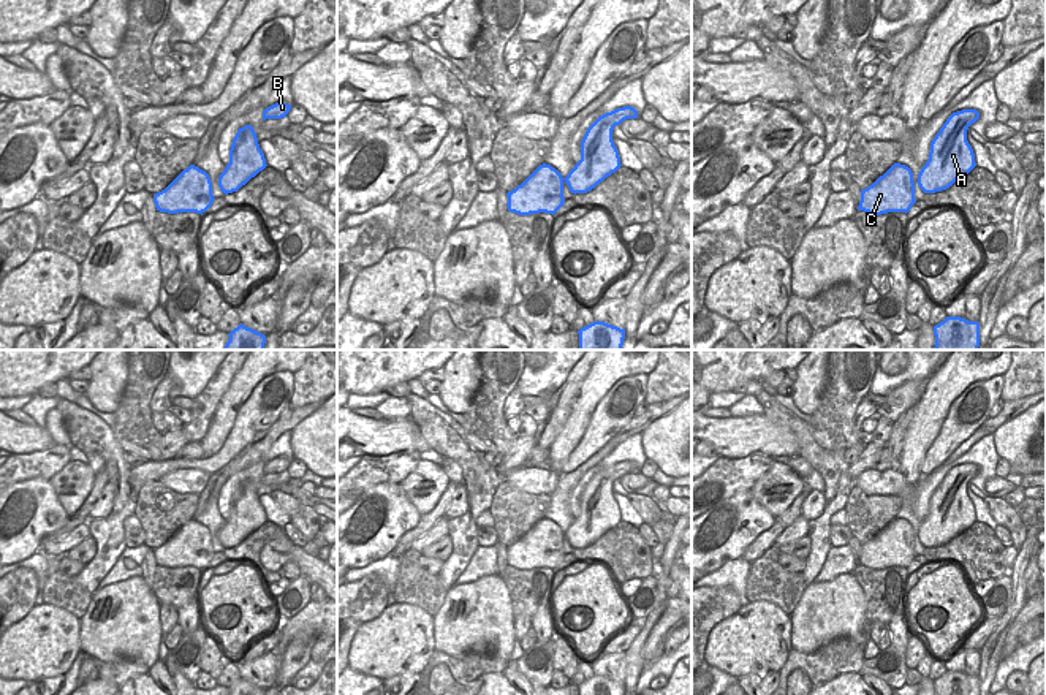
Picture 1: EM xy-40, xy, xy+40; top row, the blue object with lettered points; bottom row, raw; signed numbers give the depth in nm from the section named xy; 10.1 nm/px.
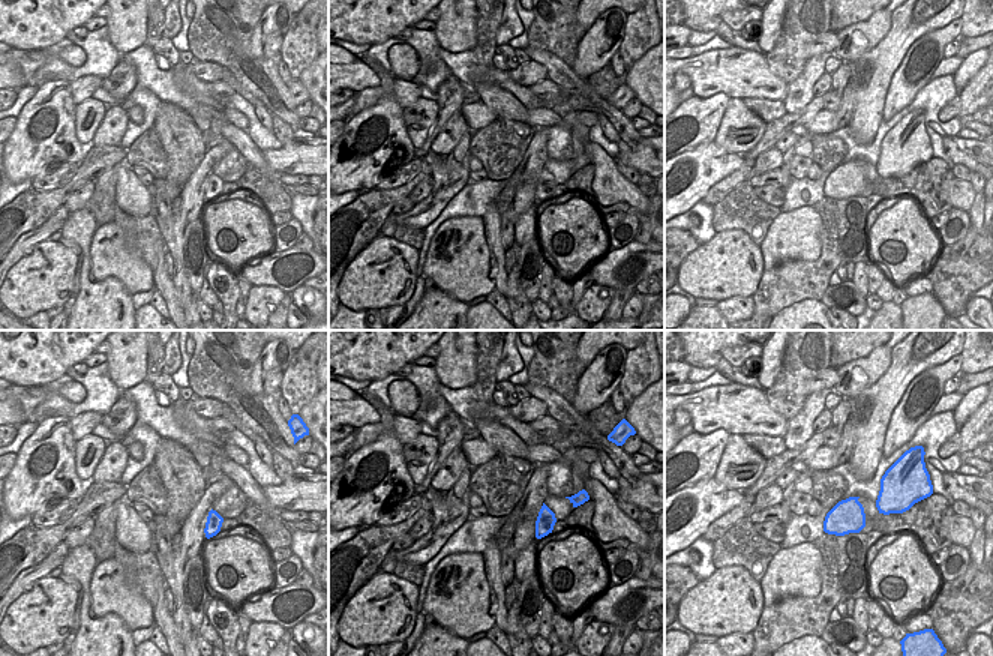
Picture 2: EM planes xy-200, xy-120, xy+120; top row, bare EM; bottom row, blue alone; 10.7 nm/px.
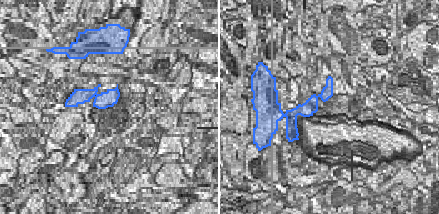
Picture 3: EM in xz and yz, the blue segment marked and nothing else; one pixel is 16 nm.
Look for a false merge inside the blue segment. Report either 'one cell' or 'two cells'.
one cell

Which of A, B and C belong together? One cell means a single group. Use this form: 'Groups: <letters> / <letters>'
Groups: A B C.

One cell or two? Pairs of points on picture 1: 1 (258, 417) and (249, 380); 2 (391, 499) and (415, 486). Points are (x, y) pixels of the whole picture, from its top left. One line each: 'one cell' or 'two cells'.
1: two cells
2: two cells

